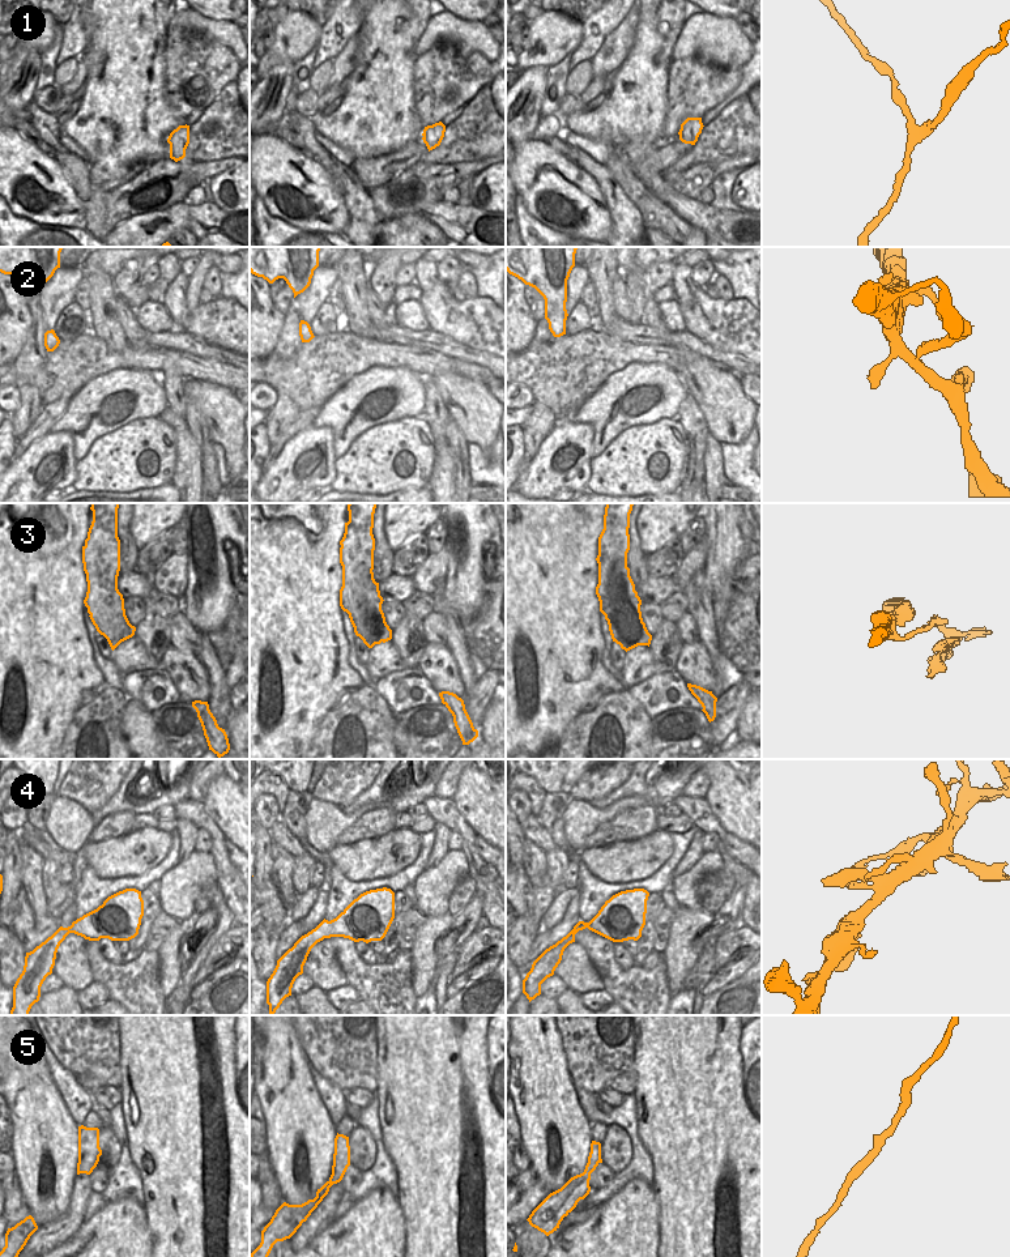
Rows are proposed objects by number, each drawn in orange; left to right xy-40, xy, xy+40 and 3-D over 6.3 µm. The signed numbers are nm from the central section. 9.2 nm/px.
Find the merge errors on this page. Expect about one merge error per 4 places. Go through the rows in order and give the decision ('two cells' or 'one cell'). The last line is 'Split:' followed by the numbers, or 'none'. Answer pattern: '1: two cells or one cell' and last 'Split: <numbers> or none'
1: one cell
2: one cell
3: two cells
4: one cell
5: one cell
Split: 3

